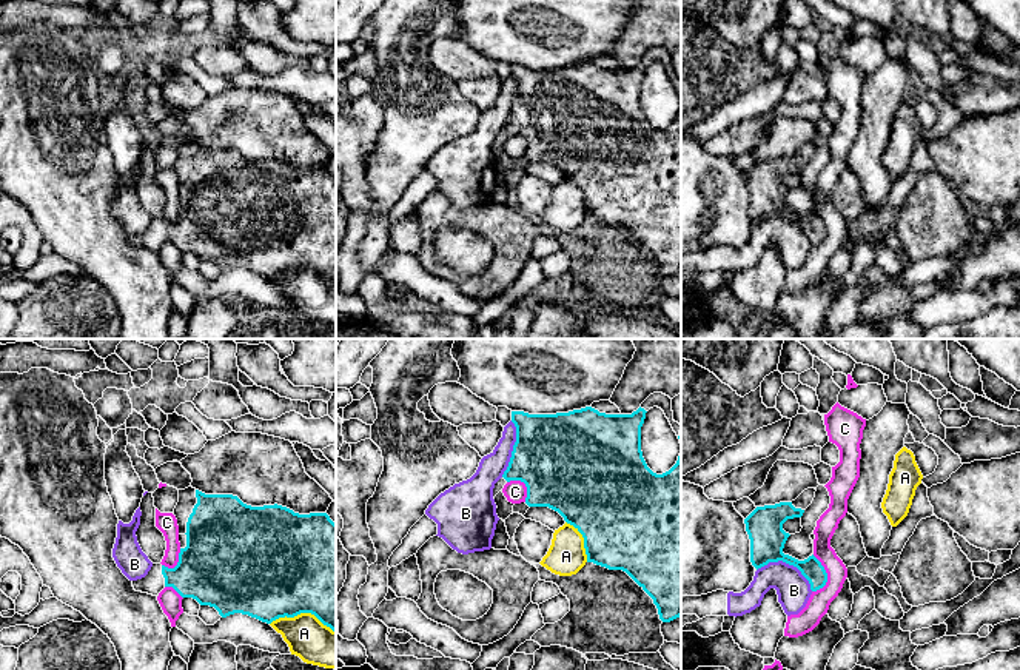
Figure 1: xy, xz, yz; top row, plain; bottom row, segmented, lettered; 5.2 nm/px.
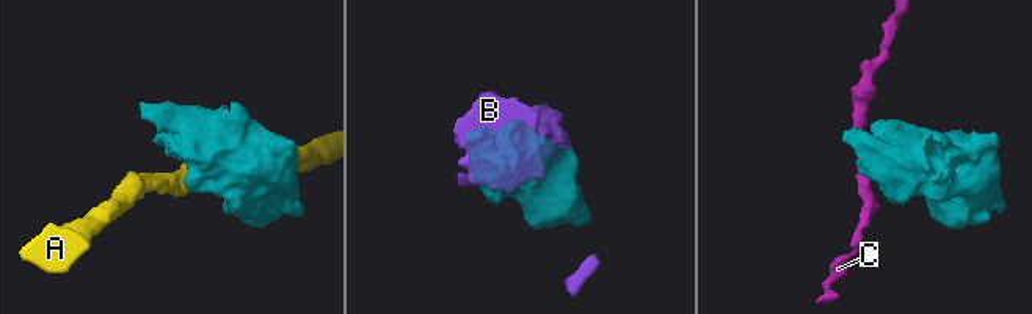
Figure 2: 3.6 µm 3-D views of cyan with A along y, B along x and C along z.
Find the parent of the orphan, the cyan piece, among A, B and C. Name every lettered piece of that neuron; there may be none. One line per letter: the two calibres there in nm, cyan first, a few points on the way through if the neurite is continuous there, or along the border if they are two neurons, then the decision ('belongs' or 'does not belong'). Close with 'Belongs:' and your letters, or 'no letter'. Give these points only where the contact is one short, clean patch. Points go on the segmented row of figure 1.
A: calibres 500 and 220 nm; does not belong
B: calibres 190 and 180 nm; border yz (757, 569), (769, 562), (785, 561), (800, 572), (812, 590); does not belong
C: calibres 110 and 120 nm; border yz (812, 555), (826, 573), (826, 582), (815, 592); does not belong
Belongs: no letter

